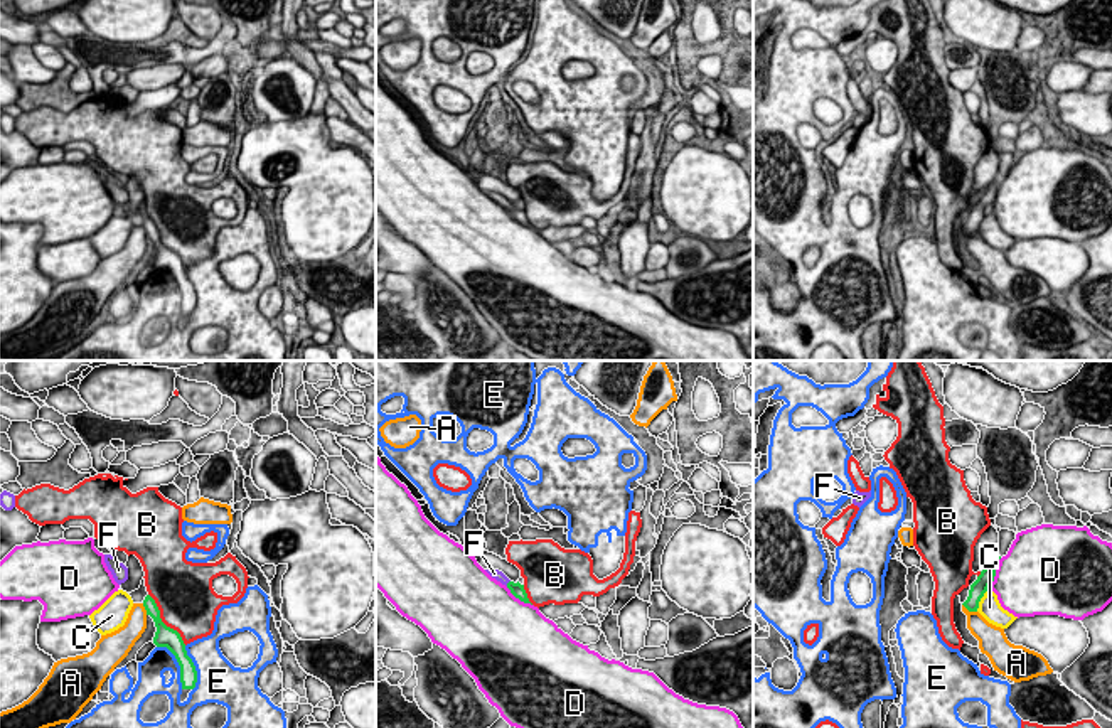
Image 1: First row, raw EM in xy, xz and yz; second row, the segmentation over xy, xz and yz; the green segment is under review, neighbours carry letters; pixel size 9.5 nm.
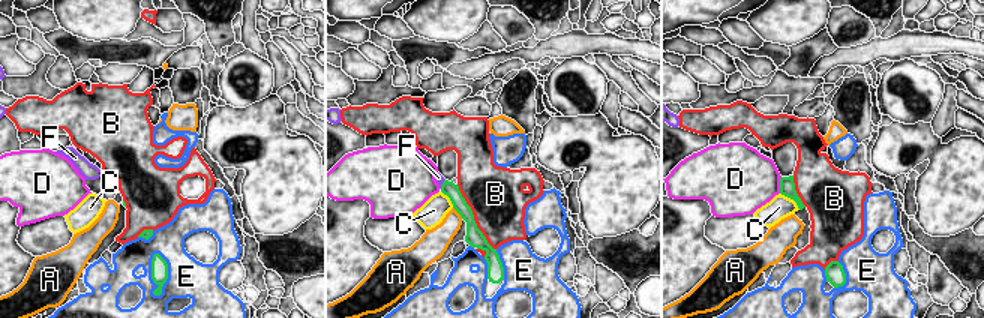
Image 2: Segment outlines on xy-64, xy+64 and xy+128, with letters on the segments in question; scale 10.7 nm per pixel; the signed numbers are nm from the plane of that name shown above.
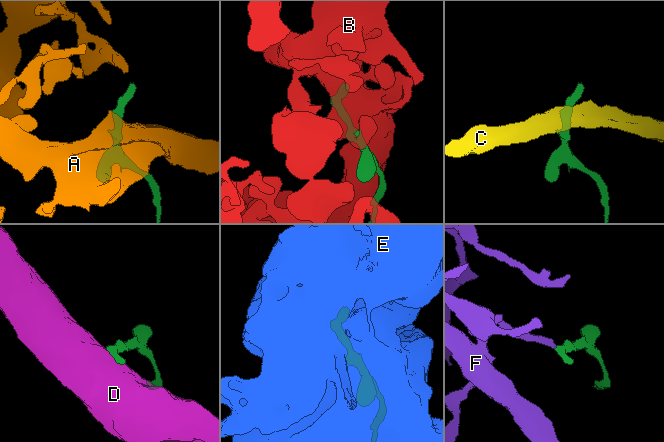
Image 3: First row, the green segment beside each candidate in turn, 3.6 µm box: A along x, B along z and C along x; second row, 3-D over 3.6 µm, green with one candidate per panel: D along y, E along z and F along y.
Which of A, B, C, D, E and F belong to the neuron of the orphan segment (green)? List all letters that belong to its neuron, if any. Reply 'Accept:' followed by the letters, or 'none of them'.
Accept: F

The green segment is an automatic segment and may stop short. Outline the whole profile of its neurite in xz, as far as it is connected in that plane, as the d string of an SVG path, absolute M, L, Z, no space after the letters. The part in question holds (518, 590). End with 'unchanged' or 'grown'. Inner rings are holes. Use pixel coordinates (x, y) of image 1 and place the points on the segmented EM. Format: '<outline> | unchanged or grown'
M485 570L492 578L495 578L497 581L500 581L502 585L505 585L511 593L519 598L521 602L524 603L531 603L529 598L527 598L527 593L524 590L524 585L521 585L519 581L514 583L511 581L502 571L499 570Z | grown

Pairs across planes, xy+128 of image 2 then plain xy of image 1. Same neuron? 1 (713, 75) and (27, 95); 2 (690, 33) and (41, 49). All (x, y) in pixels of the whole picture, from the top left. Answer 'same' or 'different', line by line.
1: different
2: different

